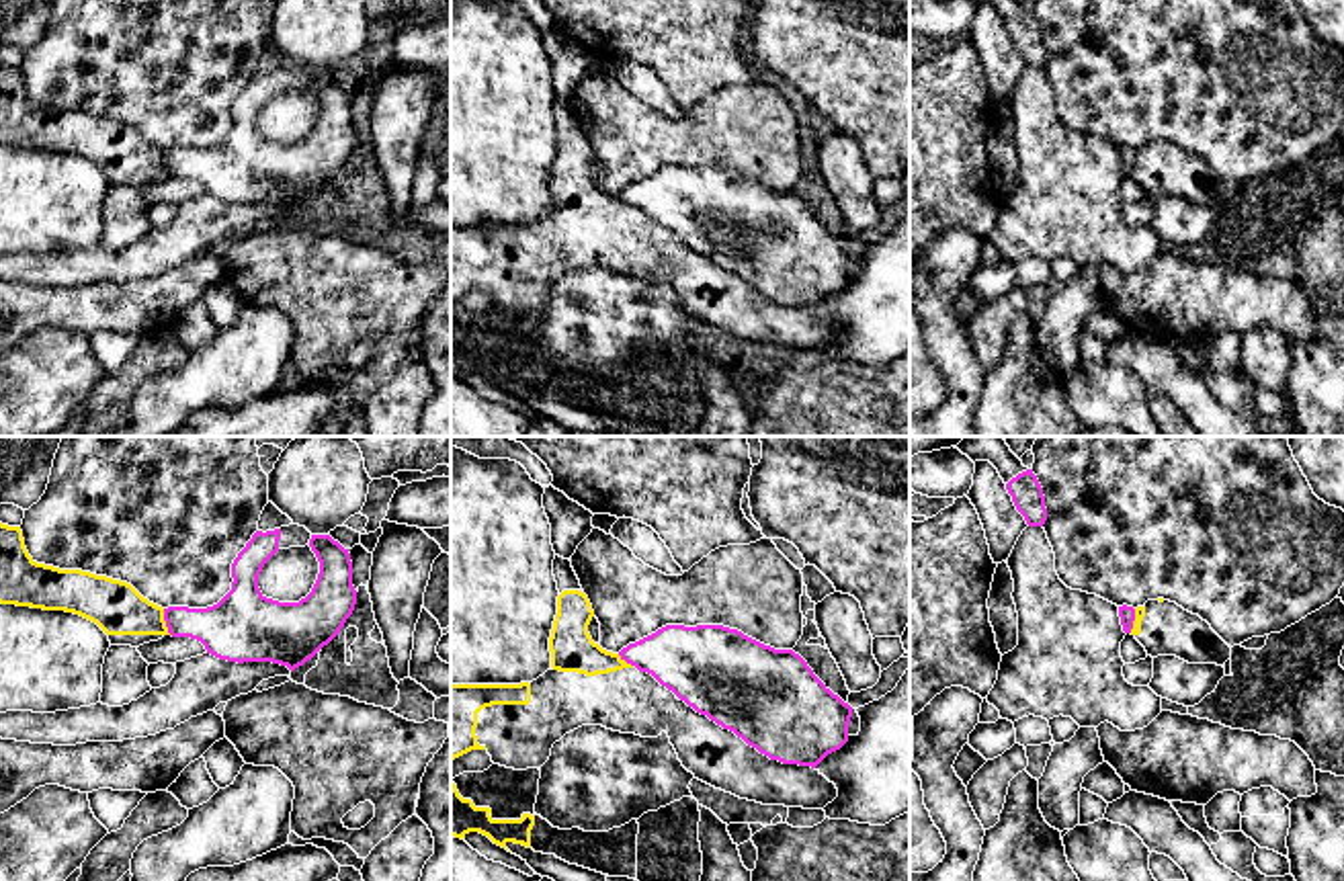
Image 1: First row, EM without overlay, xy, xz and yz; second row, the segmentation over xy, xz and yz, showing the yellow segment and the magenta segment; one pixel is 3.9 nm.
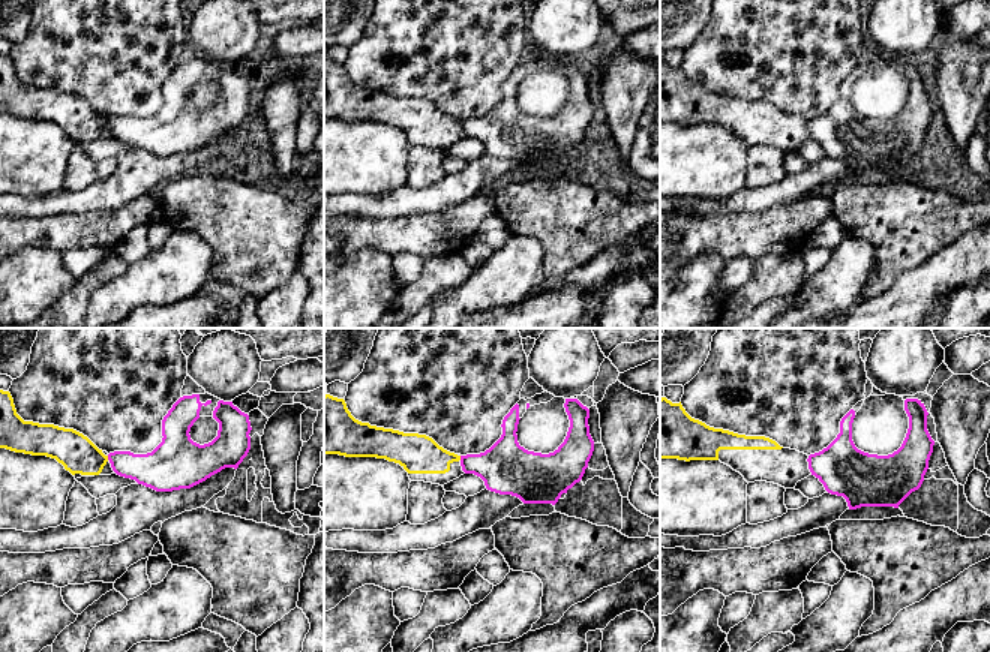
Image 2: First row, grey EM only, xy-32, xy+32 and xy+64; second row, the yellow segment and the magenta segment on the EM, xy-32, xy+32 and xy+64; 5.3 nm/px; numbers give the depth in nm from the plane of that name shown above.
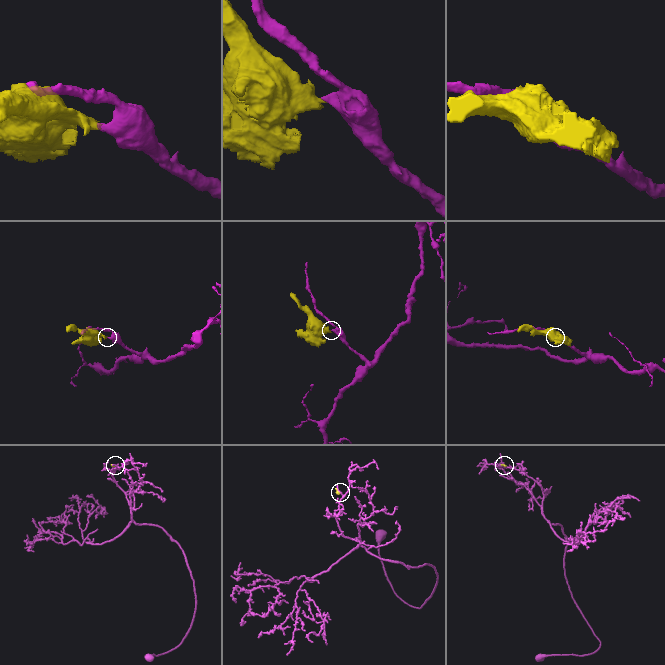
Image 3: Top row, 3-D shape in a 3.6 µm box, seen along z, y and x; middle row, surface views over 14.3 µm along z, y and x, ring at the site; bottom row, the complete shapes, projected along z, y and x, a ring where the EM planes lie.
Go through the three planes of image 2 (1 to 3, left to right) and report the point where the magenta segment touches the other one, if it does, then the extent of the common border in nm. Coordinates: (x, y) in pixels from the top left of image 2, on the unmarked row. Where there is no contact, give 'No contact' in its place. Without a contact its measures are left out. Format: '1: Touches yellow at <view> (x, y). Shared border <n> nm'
1: Touches yellow at xy-32 (107, 122). Shared border 30 nm
2: Touches yellow at xy+32 (459, 122). Shared border 30 nm
3: No contact

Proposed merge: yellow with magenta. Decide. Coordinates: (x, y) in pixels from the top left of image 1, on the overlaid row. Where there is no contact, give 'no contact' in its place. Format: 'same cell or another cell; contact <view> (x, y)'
another cell; contact xy (164, 621)

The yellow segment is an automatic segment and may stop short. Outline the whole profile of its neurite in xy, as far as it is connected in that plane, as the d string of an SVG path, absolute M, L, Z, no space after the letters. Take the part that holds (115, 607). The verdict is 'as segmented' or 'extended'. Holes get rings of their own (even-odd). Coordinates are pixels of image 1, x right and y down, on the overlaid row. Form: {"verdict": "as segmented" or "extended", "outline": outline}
{"verdict": "extended", "outline": "M0 522L0 604L66 611L96 623L111 645L139 647L168 633L164 609L131 584L37 563L20 527Z"}

